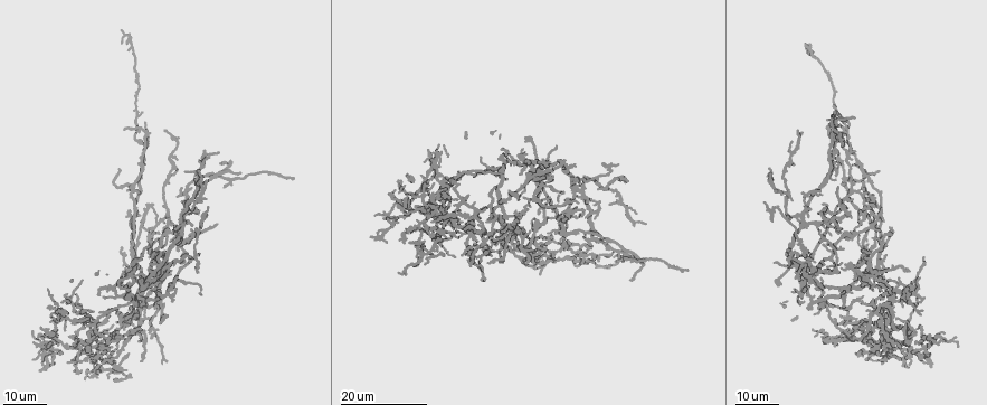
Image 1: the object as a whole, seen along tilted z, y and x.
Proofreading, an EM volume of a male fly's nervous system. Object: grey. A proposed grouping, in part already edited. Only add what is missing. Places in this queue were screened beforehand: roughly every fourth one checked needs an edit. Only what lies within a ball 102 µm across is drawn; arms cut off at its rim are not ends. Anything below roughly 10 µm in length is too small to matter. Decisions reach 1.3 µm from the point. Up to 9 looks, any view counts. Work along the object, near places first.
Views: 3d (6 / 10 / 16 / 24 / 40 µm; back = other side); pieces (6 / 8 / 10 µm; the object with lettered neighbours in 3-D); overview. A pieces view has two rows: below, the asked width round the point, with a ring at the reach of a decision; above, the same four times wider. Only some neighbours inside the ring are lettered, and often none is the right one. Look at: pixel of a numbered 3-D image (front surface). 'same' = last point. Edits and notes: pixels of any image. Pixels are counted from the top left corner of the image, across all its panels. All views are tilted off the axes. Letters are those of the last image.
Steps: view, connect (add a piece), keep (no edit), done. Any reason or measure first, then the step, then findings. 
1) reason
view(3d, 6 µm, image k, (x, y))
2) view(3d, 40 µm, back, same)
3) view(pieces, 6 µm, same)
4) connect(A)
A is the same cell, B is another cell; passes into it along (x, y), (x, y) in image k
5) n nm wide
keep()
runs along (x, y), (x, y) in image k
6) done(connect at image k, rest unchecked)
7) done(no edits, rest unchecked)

an open end
view(3d, 24 µm, image 1, (895, 320))

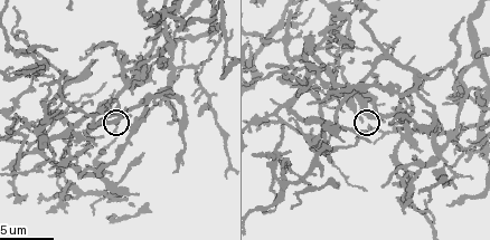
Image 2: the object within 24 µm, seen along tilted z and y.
view(pieces, 8 µm, image 2, (369, 126))

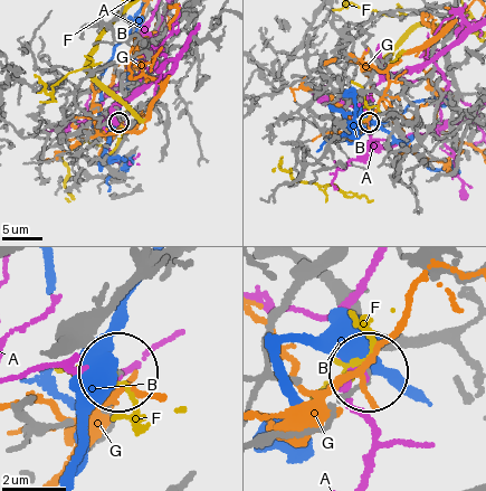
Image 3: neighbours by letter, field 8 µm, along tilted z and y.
keep()
A, B, F and G are other cells; runs along (269, 437), (316, 427), (367, 376) in image 3; none of them fits

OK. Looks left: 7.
tapers out
view(pieces, 6 µm, image 2, (396, 199))

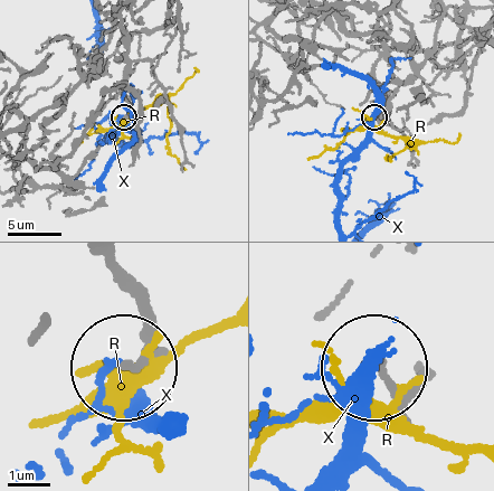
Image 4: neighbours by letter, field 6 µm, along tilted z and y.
keep()
R and X are other cells; runs along (114, 267), (146, 323), (146, 349), (132, 364) in image 4; no lettered piece goes on from it

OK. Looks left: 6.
branch stops here
view(3d, 24 µm, image 1, (542, 254))

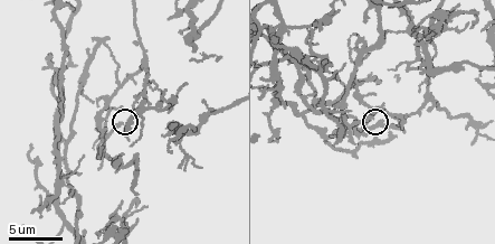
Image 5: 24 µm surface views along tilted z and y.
view(pieces, 8 µm, image 5, (368, 117))

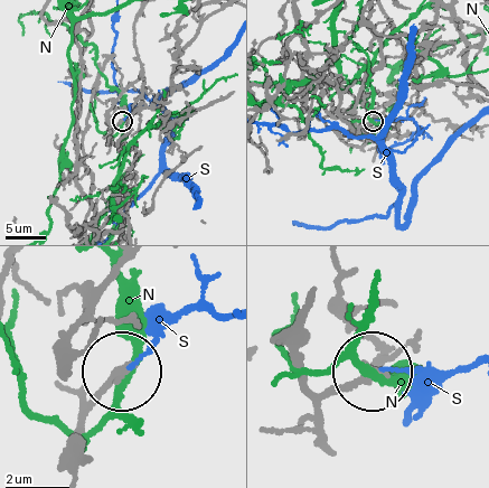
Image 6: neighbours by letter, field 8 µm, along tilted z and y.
keep()
N and S are other cells; no lettered piece goes on from it

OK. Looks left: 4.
tapers out
view(3d, 24 µm, image 1, (517, 212))

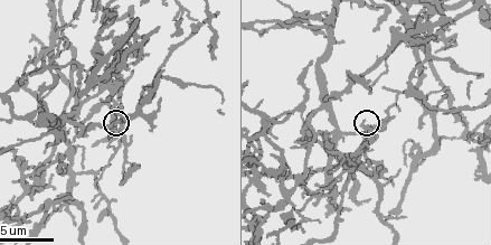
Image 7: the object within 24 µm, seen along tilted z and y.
view(pieces, 6 µm, image 7, (363, 122))

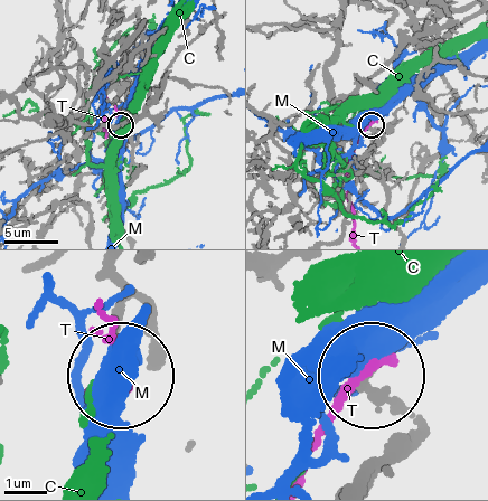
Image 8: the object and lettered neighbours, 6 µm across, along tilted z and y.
keep()
C, M and T are other cells; none of them fits

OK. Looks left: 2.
tapers out
view(pieces, 10 µm, image 7, (376, 30))

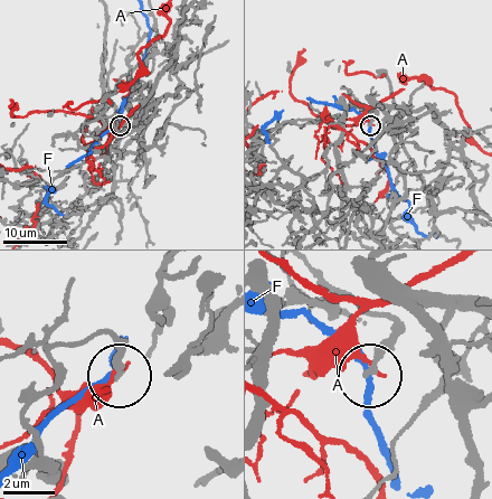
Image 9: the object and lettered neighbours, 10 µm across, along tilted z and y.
180 nm wide
keep()
A and F are other cells; none of them fits

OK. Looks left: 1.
done(no edits, rest unchecked)

